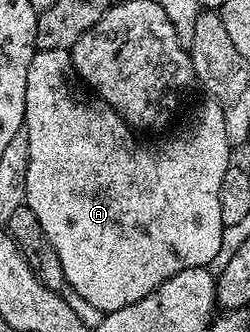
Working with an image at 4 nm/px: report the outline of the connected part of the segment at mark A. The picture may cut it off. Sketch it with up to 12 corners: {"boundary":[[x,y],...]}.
{"boundary":[[28,68],[25,205],[109,312],[220,252],[224,112],[149,146]]}

